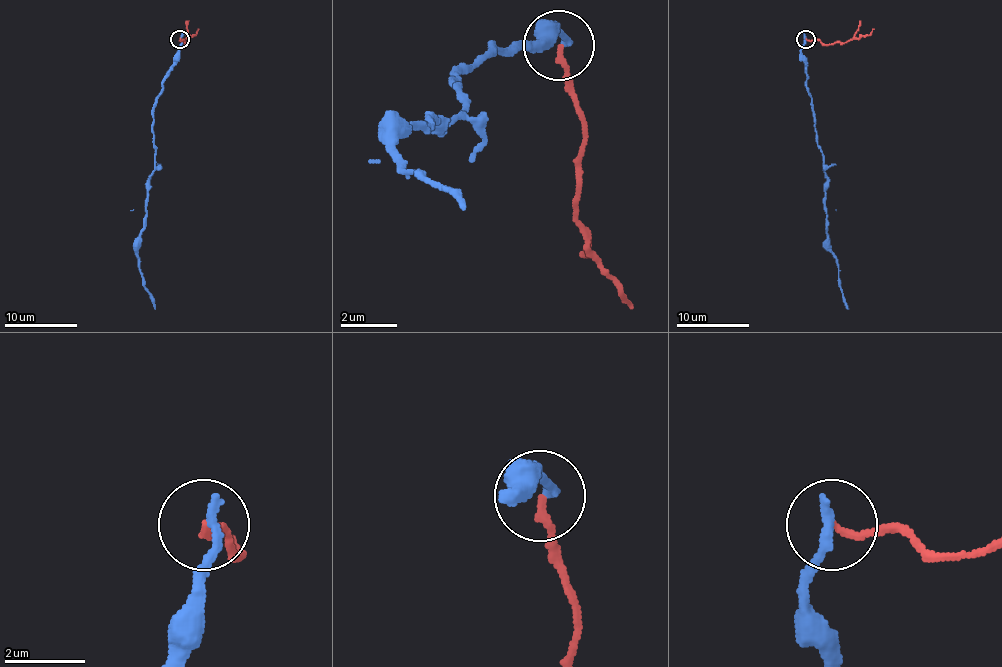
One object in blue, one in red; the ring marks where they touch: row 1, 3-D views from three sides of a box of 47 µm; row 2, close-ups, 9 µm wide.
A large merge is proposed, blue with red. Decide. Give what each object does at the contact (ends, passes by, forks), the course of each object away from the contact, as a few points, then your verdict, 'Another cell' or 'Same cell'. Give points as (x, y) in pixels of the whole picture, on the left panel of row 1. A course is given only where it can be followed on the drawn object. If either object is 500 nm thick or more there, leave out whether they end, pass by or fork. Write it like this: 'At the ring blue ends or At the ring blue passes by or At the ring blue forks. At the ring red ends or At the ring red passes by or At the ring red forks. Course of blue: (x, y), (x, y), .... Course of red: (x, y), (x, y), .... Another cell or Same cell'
At the ring blue ends. At the ring red ends. Course of blue: (180, 38), (180, 58), (162, 84), (153, 113), (154, 171), (138, 250), (142, 284), (154, 308). Course of red: (180, 38), (185, 44), (184, 40), (198, 29). Another cell

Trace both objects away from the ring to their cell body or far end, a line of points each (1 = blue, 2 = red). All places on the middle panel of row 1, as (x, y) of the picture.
1: (560, 43), (560, 29), (546, 43), (490, 50), (455, 78), (462, 114), (399, 142), (406, 170), (462, 212)
2: (560, 43), (581, 114), (574, 226), (630, 310)

